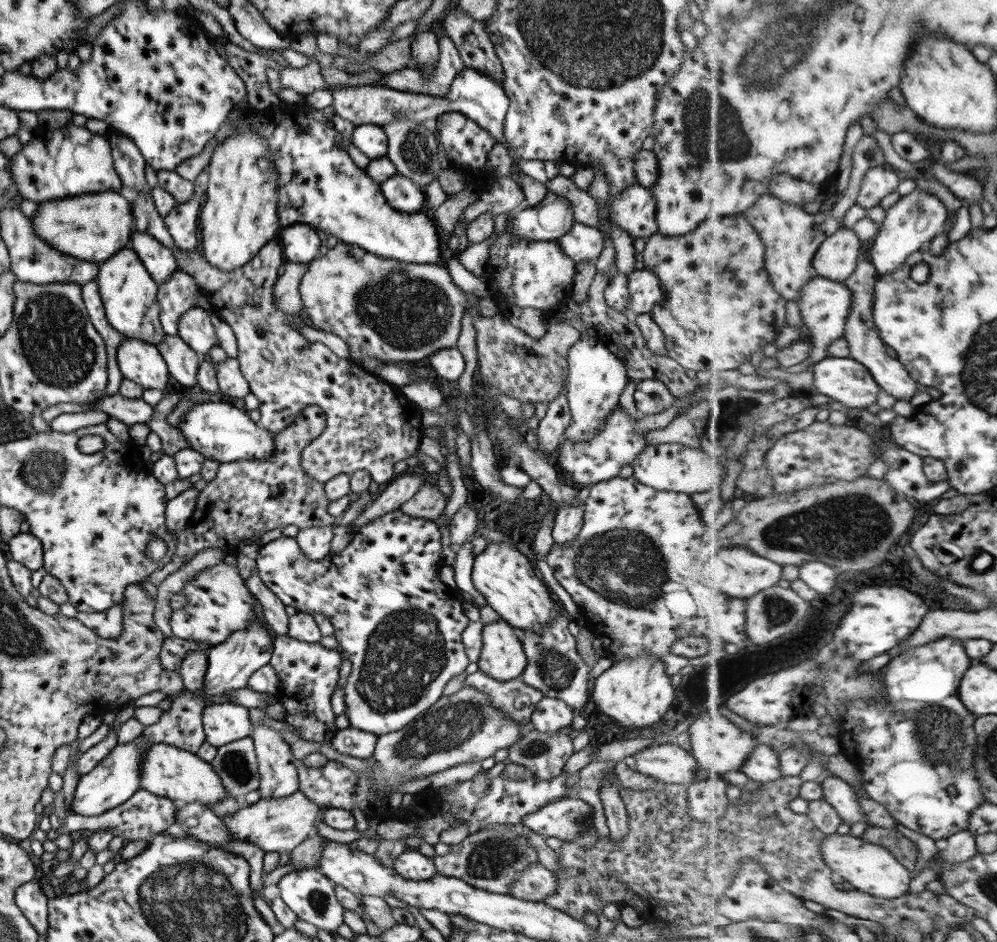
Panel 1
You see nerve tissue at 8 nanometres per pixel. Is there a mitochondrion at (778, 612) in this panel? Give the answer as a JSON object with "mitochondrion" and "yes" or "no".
{"mitochondrion":"yes"}

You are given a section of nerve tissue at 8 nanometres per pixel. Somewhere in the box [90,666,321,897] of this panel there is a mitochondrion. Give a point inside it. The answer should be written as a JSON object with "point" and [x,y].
{"point":[236,764]}

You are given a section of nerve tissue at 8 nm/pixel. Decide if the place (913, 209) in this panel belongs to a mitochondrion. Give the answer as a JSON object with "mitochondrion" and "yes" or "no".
{"mitochondrion":"yes"}

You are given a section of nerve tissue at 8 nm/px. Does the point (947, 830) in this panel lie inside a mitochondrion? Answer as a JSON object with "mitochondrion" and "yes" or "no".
{"mitochondrion":"no"}

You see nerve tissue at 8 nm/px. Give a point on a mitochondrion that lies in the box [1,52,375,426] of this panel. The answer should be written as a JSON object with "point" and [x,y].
{"point":[52,337]}

